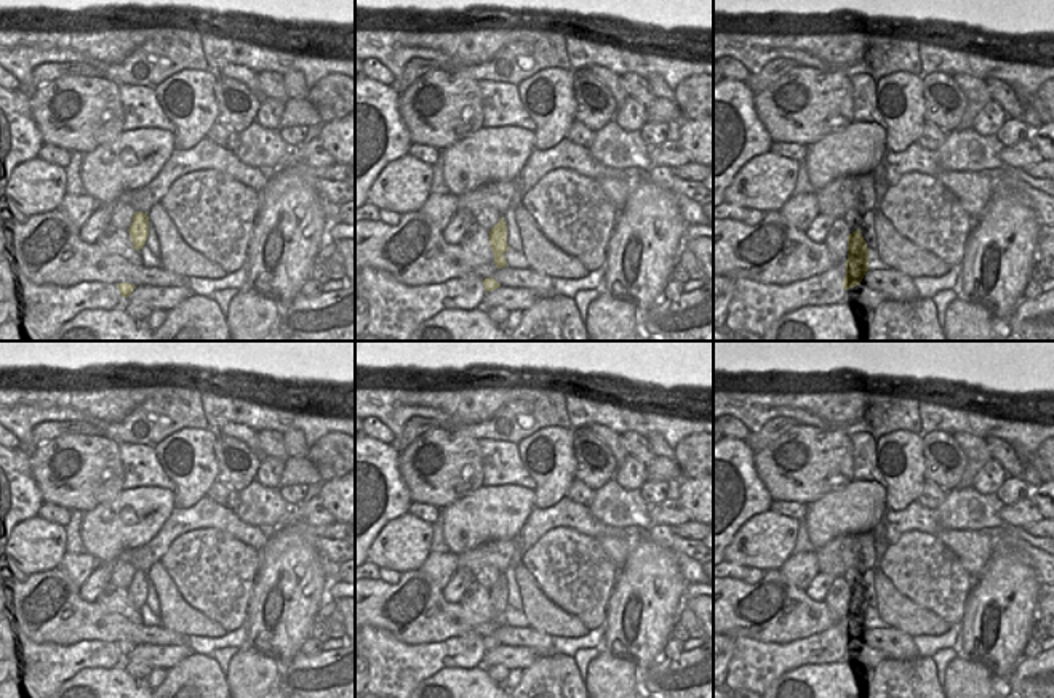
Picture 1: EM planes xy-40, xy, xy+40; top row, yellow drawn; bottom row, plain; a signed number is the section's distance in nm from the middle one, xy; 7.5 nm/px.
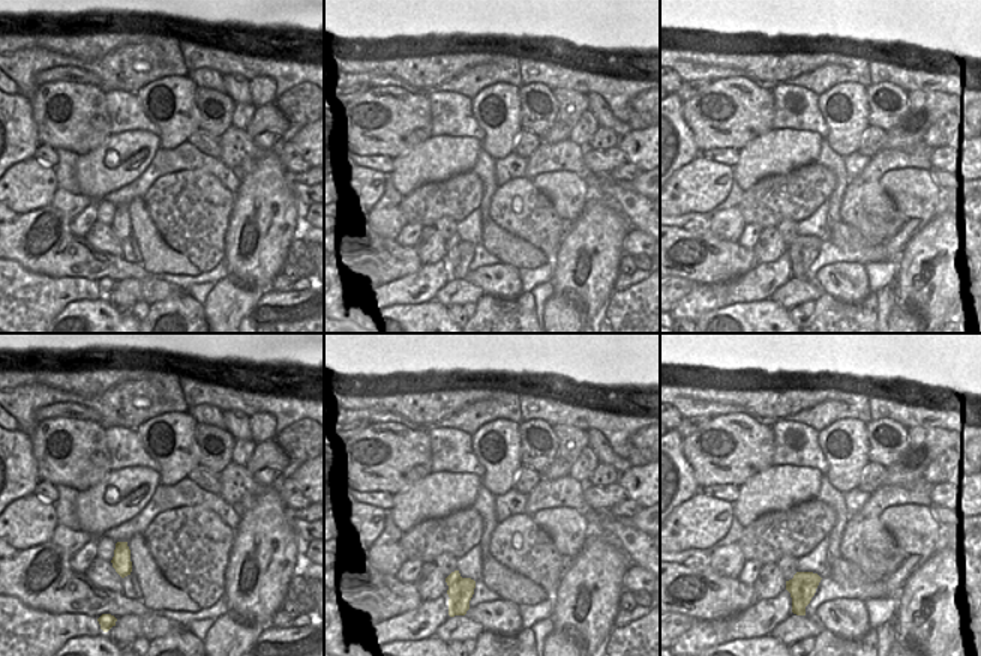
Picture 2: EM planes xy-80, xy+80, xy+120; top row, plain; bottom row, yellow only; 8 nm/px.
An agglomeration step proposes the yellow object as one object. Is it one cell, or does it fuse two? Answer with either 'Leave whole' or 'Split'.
Split.

